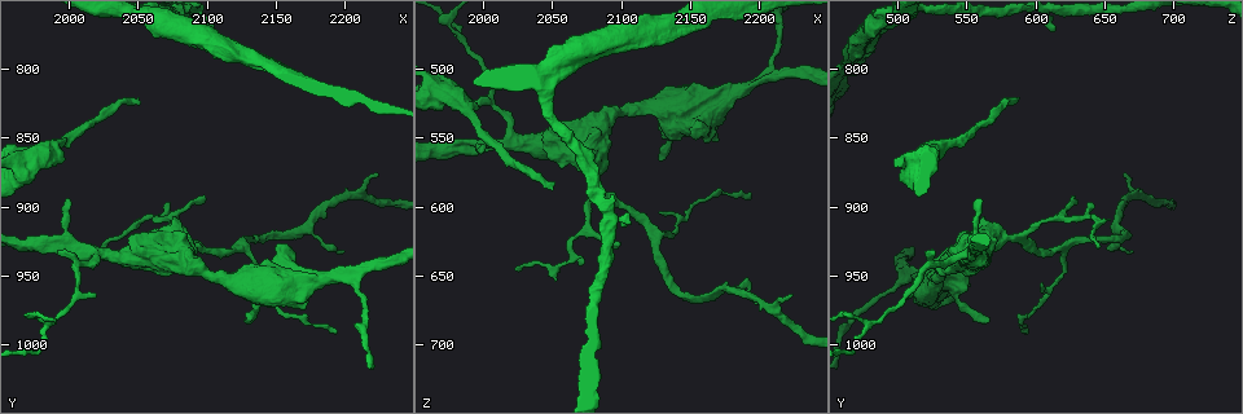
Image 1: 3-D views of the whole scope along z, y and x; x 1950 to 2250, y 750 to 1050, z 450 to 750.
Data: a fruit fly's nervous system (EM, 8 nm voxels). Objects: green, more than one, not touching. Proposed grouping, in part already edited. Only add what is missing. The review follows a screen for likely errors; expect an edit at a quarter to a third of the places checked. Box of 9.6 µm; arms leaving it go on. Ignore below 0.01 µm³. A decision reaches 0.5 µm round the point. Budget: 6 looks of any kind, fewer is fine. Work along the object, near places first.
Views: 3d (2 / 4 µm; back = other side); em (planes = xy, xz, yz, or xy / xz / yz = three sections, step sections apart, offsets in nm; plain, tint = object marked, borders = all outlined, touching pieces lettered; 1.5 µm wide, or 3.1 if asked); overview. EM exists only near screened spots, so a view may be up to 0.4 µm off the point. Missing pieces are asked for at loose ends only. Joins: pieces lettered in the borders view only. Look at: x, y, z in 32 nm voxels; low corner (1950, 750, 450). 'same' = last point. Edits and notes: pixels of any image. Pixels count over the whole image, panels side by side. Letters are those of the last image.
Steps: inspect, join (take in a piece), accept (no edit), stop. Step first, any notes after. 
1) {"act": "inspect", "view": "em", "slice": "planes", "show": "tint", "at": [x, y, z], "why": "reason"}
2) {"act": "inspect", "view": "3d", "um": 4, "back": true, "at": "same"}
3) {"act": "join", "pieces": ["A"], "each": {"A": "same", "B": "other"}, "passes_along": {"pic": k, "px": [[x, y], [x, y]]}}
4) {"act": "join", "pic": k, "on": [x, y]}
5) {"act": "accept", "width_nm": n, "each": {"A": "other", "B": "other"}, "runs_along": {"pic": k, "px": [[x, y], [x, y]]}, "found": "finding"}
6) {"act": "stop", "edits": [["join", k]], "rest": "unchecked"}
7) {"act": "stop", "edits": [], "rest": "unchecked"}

{"act": "inspect", "view": "3d", "um": 2, "at": [2128, 984, 564], "why": "thin end"}

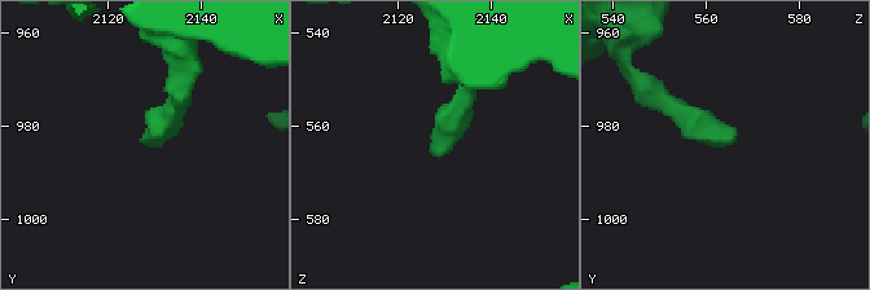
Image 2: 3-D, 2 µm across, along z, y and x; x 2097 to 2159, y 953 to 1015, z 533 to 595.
{"act": "inspect", "view": "em", "slice": "xy", "step": 8, "show": "tint", "at": [2128, 983, 567], "why": "shape alone is not enough"}

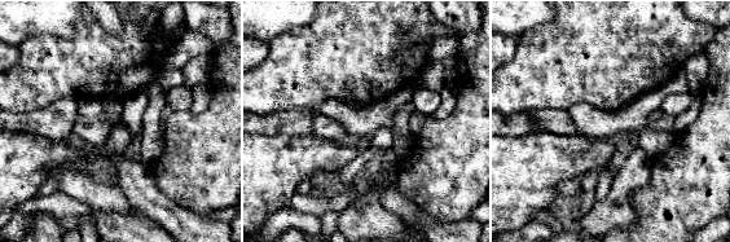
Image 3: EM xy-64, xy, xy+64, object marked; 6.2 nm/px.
{"act": "inspect", "view": "em", "slice": "planes", "show": "borders", "at": "same"}

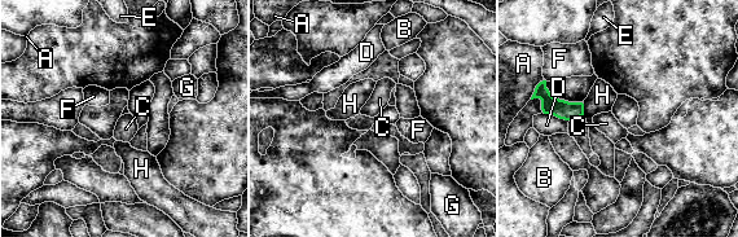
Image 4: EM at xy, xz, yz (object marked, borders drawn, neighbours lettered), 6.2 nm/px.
{"act": "accept", "width_nm": 120, "each": {"A": "other", "B": "other", "C": "other", "D": "other", "E": "other", "F": "other", "G": "other", "H": "other"}, "border": {"pic": 4, "px": [[581, 102], [584, 114]]}, "found": "no lettered piece goes on from it"}

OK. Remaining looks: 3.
{"act": "inspect", "view": "3d", "um": 2, "at": [2100, 770, 616], "why": "free end"}

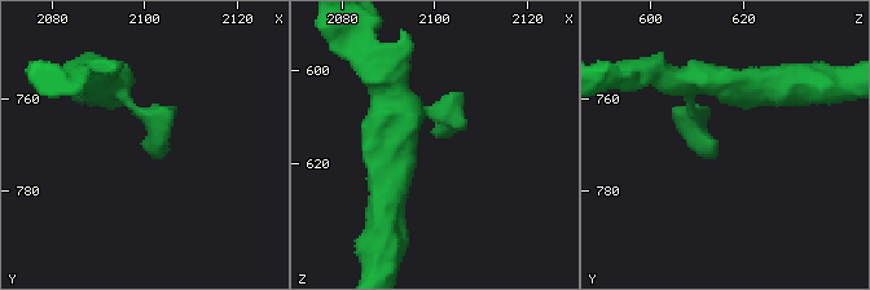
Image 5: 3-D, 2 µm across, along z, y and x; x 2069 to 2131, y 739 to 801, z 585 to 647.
{"act": "inspect", "view": "em", "slice": "planes", "show": "borders", "at": [2101, 772, 614]}

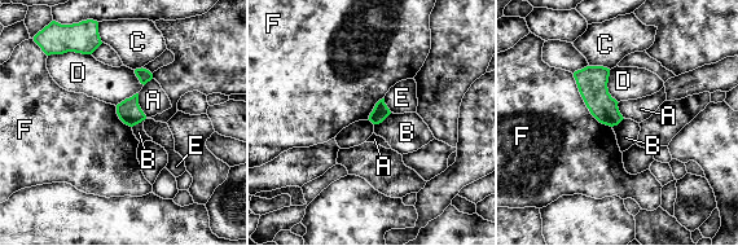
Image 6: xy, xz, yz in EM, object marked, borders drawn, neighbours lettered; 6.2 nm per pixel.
{"act": "accept", "width_nm": 100, "each": {"A": "other", "B": "other", "C": "other", "D": "other", "E": "other", "F": "other"}, "border": {"pic": 6, "px": [[391, 113], [374, 124]]}, "found": "no lettered piece goes on from it"}

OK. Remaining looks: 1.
{"act": "inspect", "view": "em", "slice": "planes", "show": "borders", "at": [1998, 896, 558], "why": "thin end"}

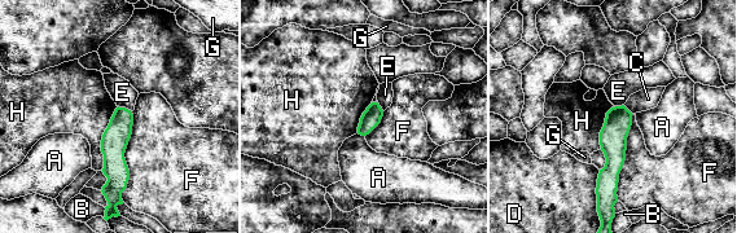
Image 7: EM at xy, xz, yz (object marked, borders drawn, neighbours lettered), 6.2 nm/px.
{"act": "accept", "longest_contact_nm": ["F", 550], "each": {"A": "other", "B": "other", "C": "other", "D": "other", "E": "other", "F": "other", "G": "other", "H": "other"}, "border": {"pic": 7, "px": [[118, 106], [102, 135], [101, 168]]}, "found": "none of them fits"}

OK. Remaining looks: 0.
{"act": "stop", "edits": [], "rest": "unchecked"}

